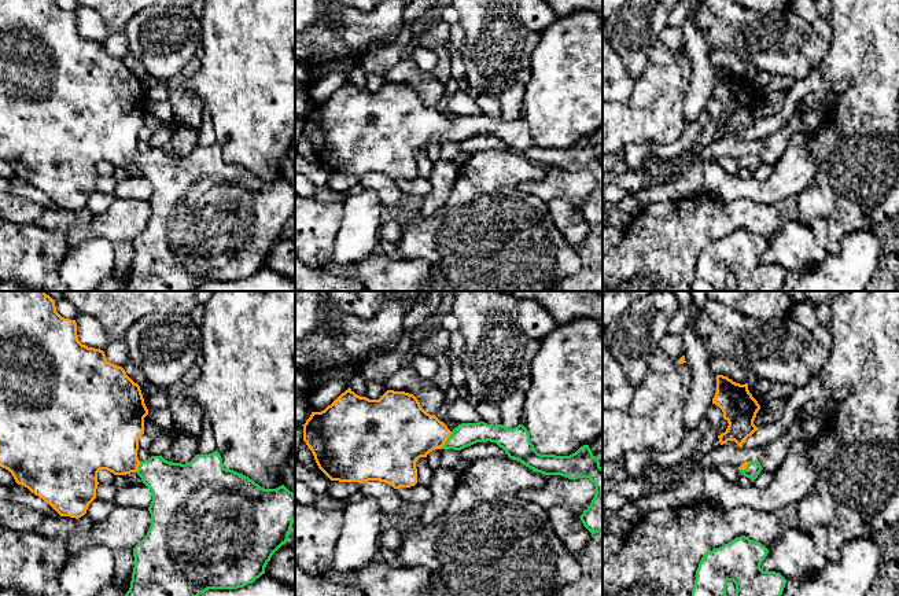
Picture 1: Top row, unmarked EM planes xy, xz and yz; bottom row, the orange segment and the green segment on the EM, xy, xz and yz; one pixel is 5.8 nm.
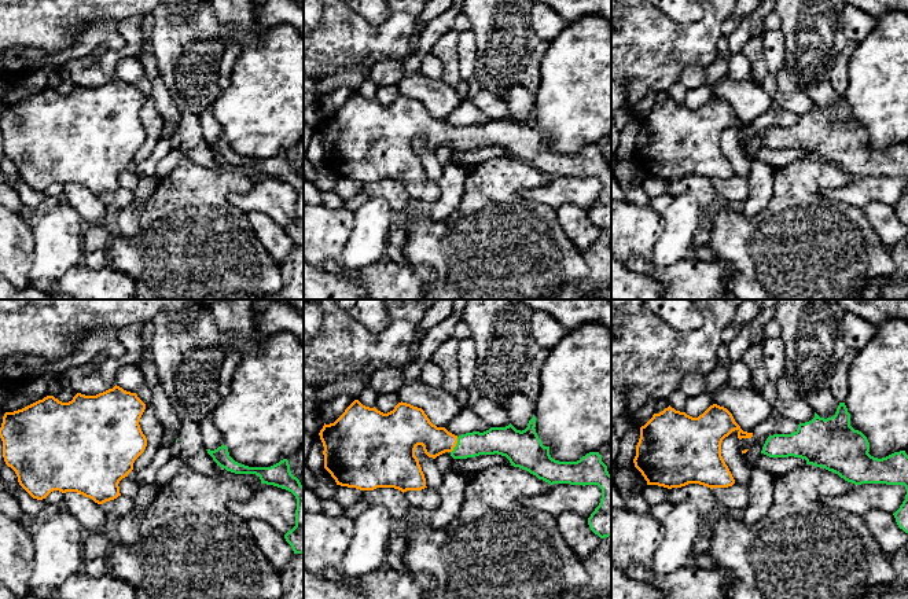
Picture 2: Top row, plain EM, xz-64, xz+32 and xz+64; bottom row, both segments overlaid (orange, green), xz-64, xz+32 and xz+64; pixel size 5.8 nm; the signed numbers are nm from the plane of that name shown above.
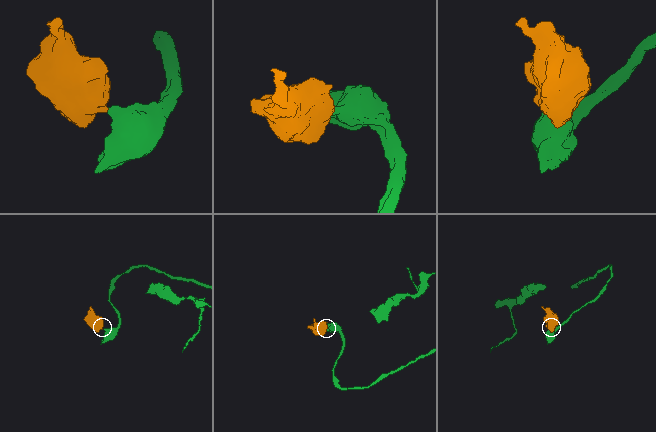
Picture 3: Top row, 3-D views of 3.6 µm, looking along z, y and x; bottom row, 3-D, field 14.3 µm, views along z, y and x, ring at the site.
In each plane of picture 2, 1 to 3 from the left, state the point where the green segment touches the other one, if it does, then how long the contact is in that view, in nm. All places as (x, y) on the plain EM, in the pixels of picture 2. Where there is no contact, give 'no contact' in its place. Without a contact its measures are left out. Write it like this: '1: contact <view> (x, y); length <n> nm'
1: no contact
2: contact xz+32 (455, 138); length 100 nm
3: no contact

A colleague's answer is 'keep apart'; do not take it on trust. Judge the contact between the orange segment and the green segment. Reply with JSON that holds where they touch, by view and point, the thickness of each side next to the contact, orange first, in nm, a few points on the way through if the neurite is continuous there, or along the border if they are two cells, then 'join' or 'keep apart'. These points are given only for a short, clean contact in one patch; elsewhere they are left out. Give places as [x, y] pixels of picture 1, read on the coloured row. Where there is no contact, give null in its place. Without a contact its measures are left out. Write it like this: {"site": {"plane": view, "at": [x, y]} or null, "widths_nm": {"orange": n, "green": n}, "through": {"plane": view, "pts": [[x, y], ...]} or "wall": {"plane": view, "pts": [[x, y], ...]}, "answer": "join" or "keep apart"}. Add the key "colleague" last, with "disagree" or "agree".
{"site": {"plane": "xz", "at": [446, 440]}, "widths_nm": {"orange": 340, "green": 140}, "through": {"plane": "xz", "pts": [[405, 431], [431, 433], [446, 440], [457, 440], [465, 434]]}, "answer": "join", "colleague": "disagree"}

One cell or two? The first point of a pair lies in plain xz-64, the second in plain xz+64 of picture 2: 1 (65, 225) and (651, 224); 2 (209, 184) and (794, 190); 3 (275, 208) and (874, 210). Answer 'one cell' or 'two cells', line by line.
1: two cells
2: one cell
3: two cells

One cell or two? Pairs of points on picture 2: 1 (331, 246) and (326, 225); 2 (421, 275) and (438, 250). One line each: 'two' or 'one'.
1: one
2: two

